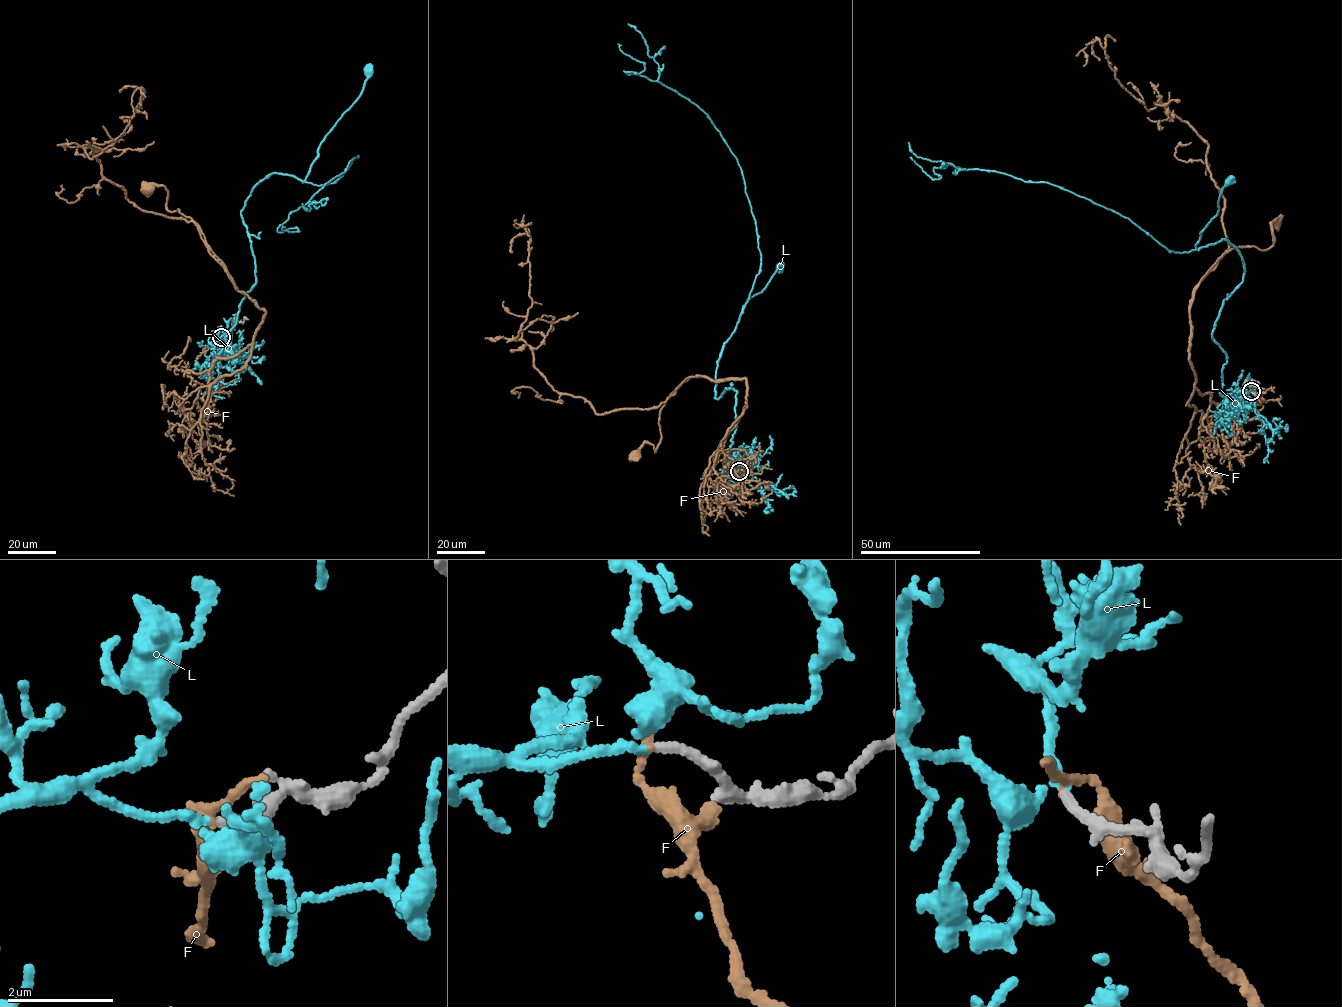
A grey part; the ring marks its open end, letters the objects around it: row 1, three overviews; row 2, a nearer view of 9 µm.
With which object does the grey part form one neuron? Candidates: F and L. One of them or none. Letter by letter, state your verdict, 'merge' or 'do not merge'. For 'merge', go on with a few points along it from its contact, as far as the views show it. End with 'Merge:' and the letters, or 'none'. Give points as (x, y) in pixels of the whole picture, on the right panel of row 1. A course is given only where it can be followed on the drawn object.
F: do not merge
L: merge; it runs (1251, 391), (1222, 395), (1227, 356), (1212, 336), (1242, 281), (1240, 252), (1224, 239), (1195, 246), (1229, 181)
Merge: L

